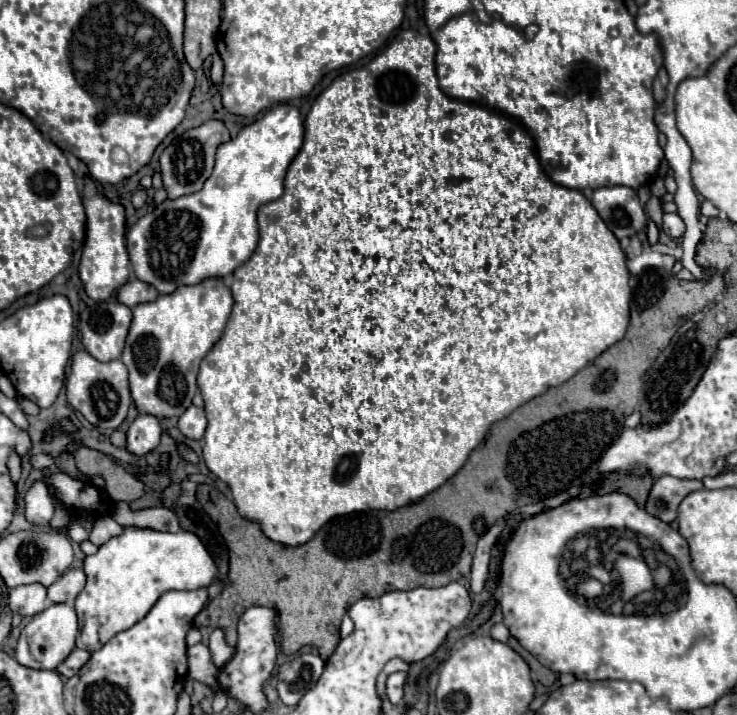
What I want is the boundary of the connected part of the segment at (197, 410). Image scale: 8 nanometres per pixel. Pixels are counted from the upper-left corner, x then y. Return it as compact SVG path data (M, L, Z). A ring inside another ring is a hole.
M191 405L191 407L179 417L177 425L179 425L179 431L181 431L187 439L201 439L203 433L205 433L205 427L207 427L207 417L205 417L203 407Z

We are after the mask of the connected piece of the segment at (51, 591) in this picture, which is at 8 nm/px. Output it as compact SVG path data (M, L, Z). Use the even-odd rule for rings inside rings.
M69 569L65 571L57 583L53 583L49 589L47 589L47 597L49 601L53 603L67 603L67 605L73 605L75 603L75 597L83 591L85 587L85 573L83 569Z

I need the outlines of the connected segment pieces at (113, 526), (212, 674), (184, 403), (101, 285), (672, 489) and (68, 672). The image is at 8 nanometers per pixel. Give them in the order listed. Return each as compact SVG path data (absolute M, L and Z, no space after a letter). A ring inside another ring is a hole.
M101 515L101 517L97 517L97 521L89 533L89 541L93 545L101 547L103 543L107 543L107 539L121 535L121 533L123 533L123 527L119 523L115 523L109 515Z
M197 643L197 645L189 647L187 655L189 655L189 679L199 681L201 685L207 685L207 687L219 691L221 689L221 685L217 681L219 667L211 661L209 647L203 643Z
M213 277L195 285L183 285L177 287L173 293L159 293L155 301L139 303L133 307L133 323L127 335L121 361L129 369L131 395L139 413L149 413L155 417L171 417L171 415L179 417L191 405L191 399L197 393L195 379L199 363L207 355L207 351L219 341L225 323L229 319L231 307L233 307L231 289L221 277Z
M85 179L83 203L87 209L87 239L79 263L79 275L91 299L107 301L111 299L113 291L129 279L129 255L125 249L125 215L121 205L115 205L97 193L91 179Z
M661 477L653 483L645 511L649 515L659 517L665 523L671 523L677 517L677 507L679 503L693 491L703 489L701 481L691 481L691 479L675 479L675 477Z
M75 649L75 651L71 651L71 655L63 661L63 663L59 663L59 667L55 669L57 673L61 673L63 677L73 677L85 663L87 663L87 659L91 657L91 653L89 651L83 651L83 649Z

